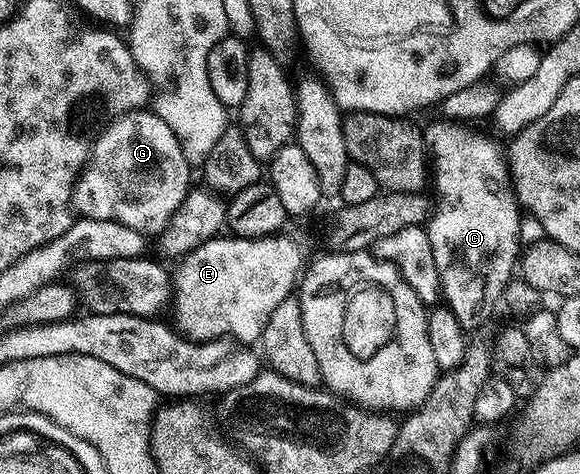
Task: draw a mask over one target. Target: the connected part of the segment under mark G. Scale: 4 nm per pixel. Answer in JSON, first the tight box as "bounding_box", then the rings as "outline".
{"bounding_box":[73,111,191,235],"outline":[[[138,111],[118,117],[94,145],[93,156],[78,178],[73,200],[84,217],[123,223],[146,235],[160,235],[188,195],[191,166],[175,139],[175,131],[156,111]]]}

